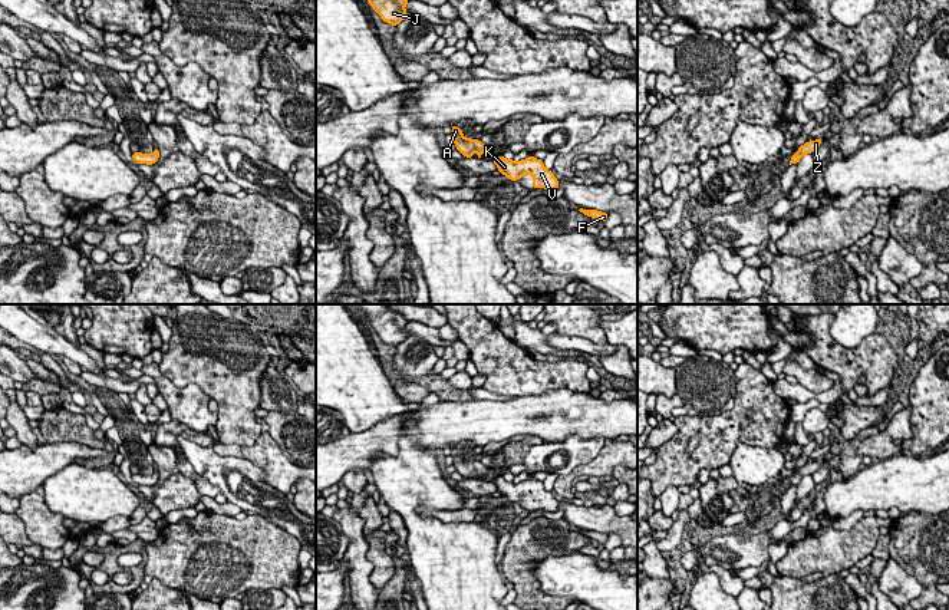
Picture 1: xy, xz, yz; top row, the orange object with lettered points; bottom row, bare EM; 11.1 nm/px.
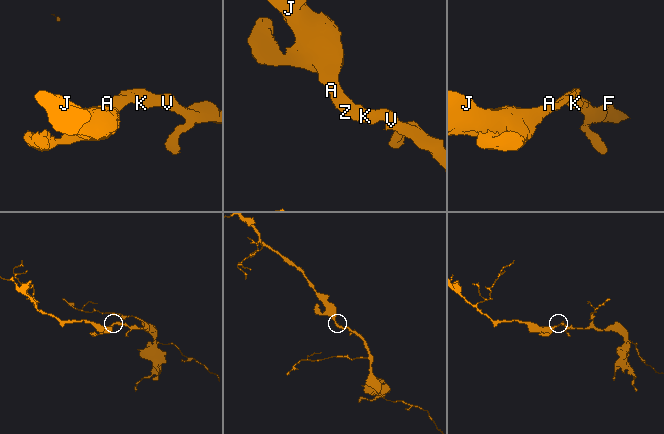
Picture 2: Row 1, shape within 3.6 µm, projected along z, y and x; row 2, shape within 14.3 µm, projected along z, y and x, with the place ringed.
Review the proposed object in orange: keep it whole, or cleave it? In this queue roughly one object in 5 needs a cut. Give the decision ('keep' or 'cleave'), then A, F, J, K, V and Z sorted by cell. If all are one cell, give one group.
keep; groups A F J K V Z

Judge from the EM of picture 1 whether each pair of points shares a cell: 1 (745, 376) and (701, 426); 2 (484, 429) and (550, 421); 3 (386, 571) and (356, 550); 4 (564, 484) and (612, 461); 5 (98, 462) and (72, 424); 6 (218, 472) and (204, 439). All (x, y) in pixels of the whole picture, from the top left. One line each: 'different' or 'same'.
1: same
2: same
3: different
4: same
5: same
6: different

